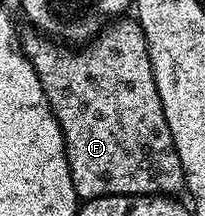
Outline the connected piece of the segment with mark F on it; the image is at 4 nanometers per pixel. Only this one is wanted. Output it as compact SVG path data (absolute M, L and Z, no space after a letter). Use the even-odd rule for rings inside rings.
M122 16L111 21L97 38L81 48L67 48L55 39L41 33L23 33L20 38L22 54L30 61L32 68L36 68L36 76L40 76L40 88L44 88L44 96L48 96L48 104L56 116L62 129L64 144L66 145L66 159L72 176L72 184L76 188L79 199L89 200L108 196L109 194L160 194L163 196L177 195L177 190L183 189L186 177L180 164L180 156L174 147L172 132L168 132L168 120L164 120L164 108L160 104L160 92L156 92L156 76L152 72L152 60L148 56L148 44L144 40L142 25L133 17Z

